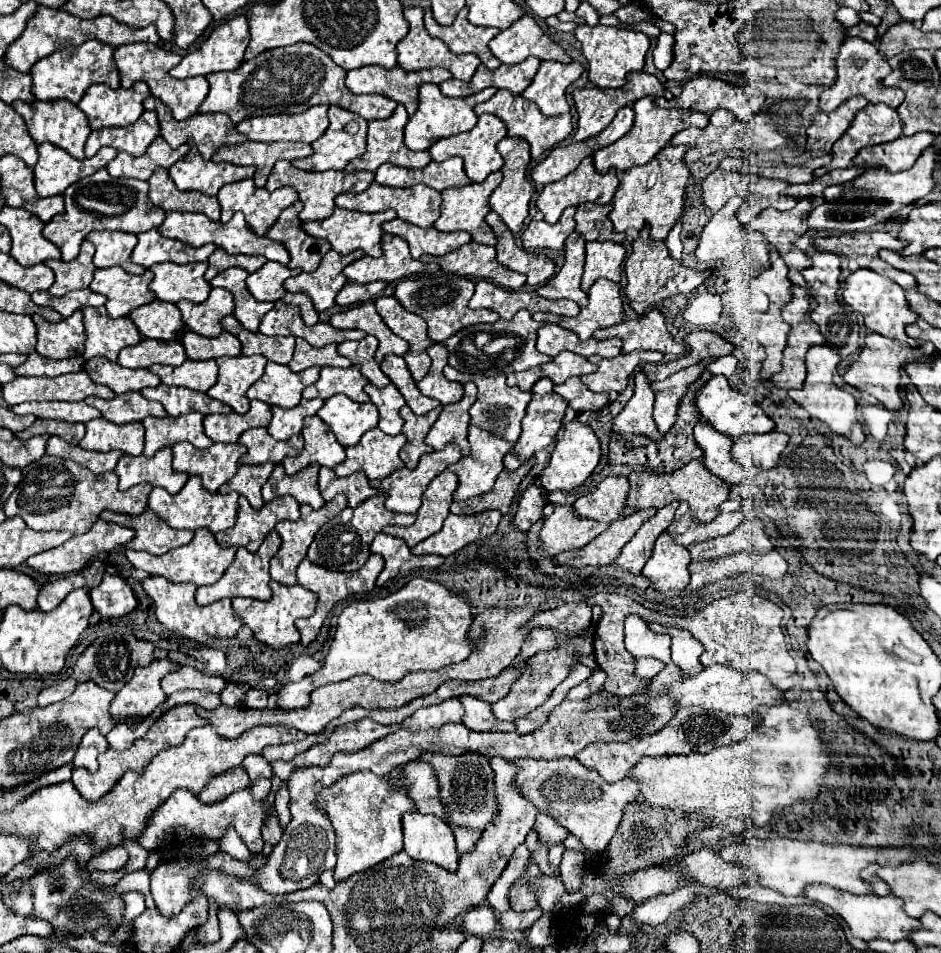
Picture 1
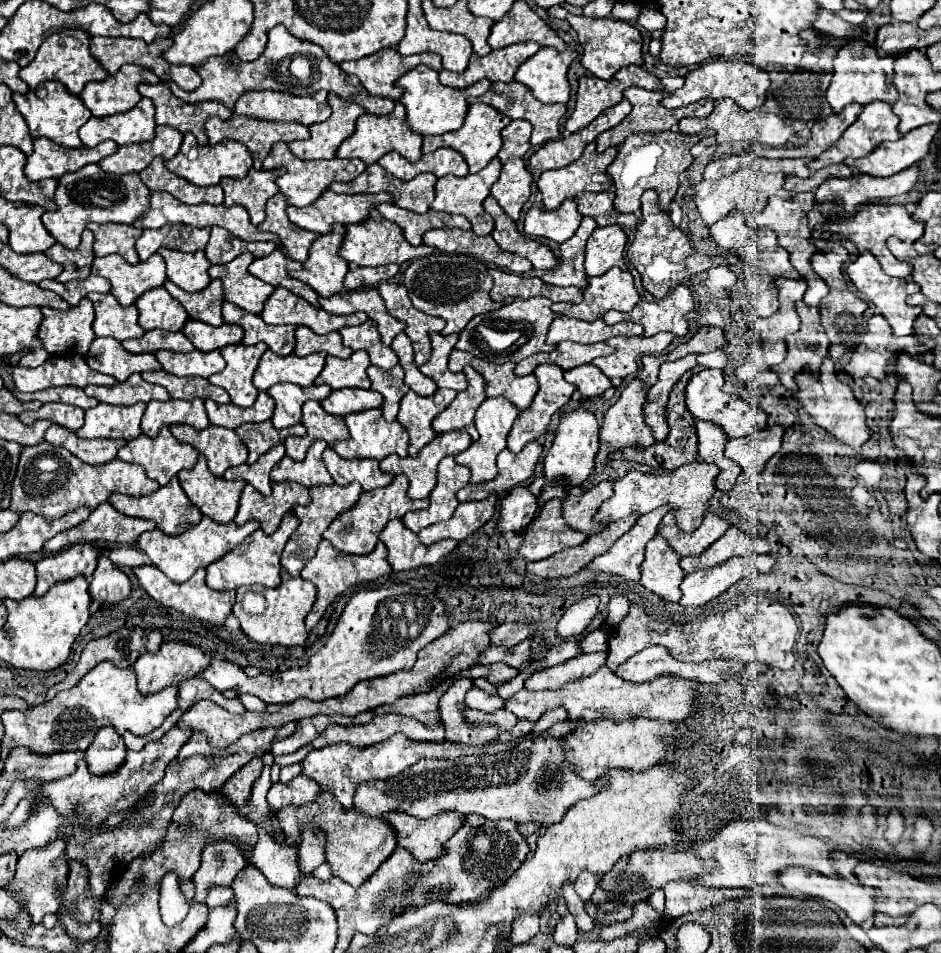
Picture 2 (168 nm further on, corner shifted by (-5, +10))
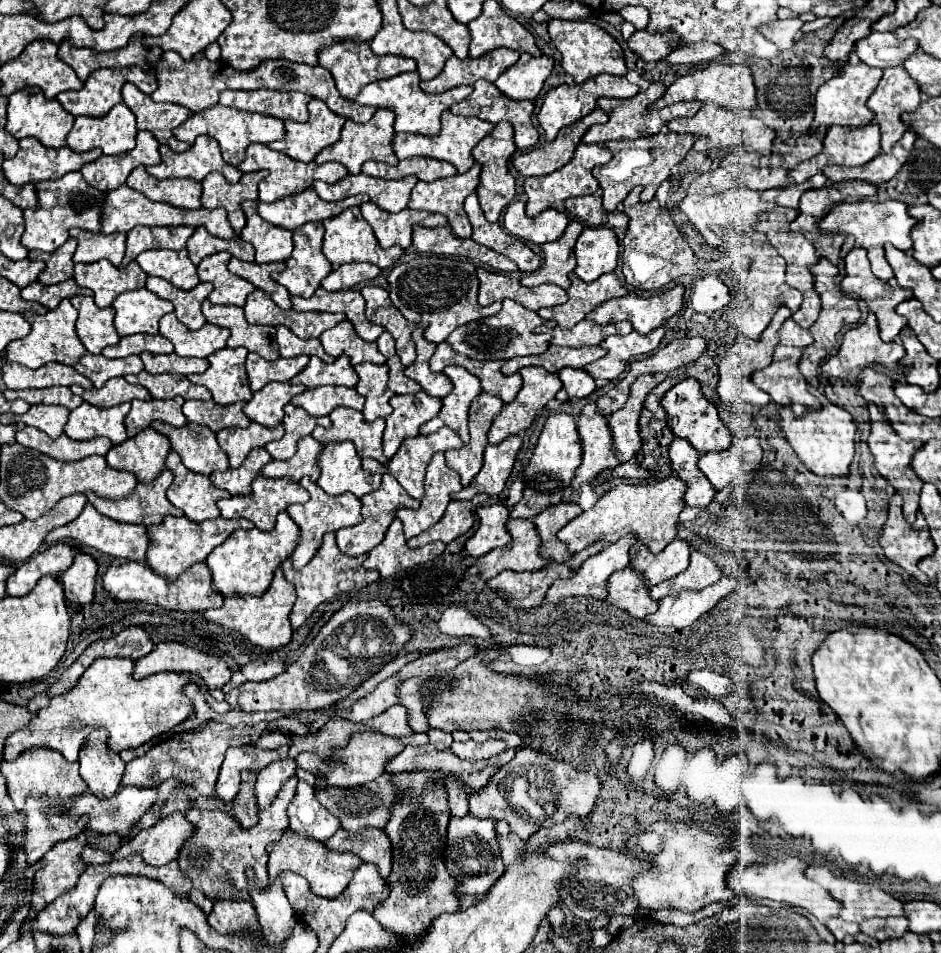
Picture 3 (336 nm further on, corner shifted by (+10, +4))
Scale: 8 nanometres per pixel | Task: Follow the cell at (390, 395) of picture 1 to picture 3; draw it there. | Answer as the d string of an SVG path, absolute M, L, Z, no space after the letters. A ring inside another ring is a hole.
M361 362L353 366L359 382L355 390L367 398L363 416L367 422L373 422L377 418L387 418L391 414L391 396L393 392L387 388L387 364L369 364Z

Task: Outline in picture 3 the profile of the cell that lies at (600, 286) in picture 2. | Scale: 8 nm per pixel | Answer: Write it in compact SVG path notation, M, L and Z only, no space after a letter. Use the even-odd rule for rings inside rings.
M613 272L599 276L595 282L589 282L589 284L581 282L573 274L567 294L569 294L569 300L565 304L553 306L553 308L541 308L539 316L545 320L555 320L561 328L573 328L601 302L625 296L627 288L621 284L621 280Z

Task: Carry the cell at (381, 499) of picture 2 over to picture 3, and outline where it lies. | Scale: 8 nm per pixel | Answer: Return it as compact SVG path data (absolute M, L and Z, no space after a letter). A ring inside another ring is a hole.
M385 474L381 486L377 490L369 492L367 496L363 496L361 502L363 502L363 508L361 508L363 522L357 524L357 526L351 526L351 528L337 530L339 550L343 554L347 554L347 556L361 556L361 554L371 552L371 548L375 548L377 544L381 544L381 540L385 538L385 532L387 532L389 524L393 522L393 518L395 518L395 514L397 514L399 508L417 508L419 506L419 500L411 498L391 474Z

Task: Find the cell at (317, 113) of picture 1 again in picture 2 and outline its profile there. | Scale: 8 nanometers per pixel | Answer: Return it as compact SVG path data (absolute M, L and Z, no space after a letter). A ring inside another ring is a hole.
M320 90L314 96L292 96L284 92L246 92L236 102L234 114L268 122L298 122L312 126L324 122L332 108L328 106L328 92Z

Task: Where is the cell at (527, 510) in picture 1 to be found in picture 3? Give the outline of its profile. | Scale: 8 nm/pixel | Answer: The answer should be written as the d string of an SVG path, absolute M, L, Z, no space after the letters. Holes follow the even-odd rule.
M493 504L493 506L481 506L477 508L479 516L479 528L473 534L473 538L467 540L465 548L461 550L461 556L471 556L479 558L495 548L507 546L511 542L511 536L505 528L509 520L509 508L503 504Z

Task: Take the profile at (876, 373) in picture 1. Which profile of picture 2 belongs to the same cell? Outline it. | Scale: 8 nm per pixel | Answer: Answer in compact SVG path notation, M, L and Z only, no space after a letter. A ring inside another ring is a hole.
M856 350L852 356L850 364L846 366L846 372L852 374L854 378L876 378L876 380L886 380L886 366L890 364L890 358L894 354L888 350Z

